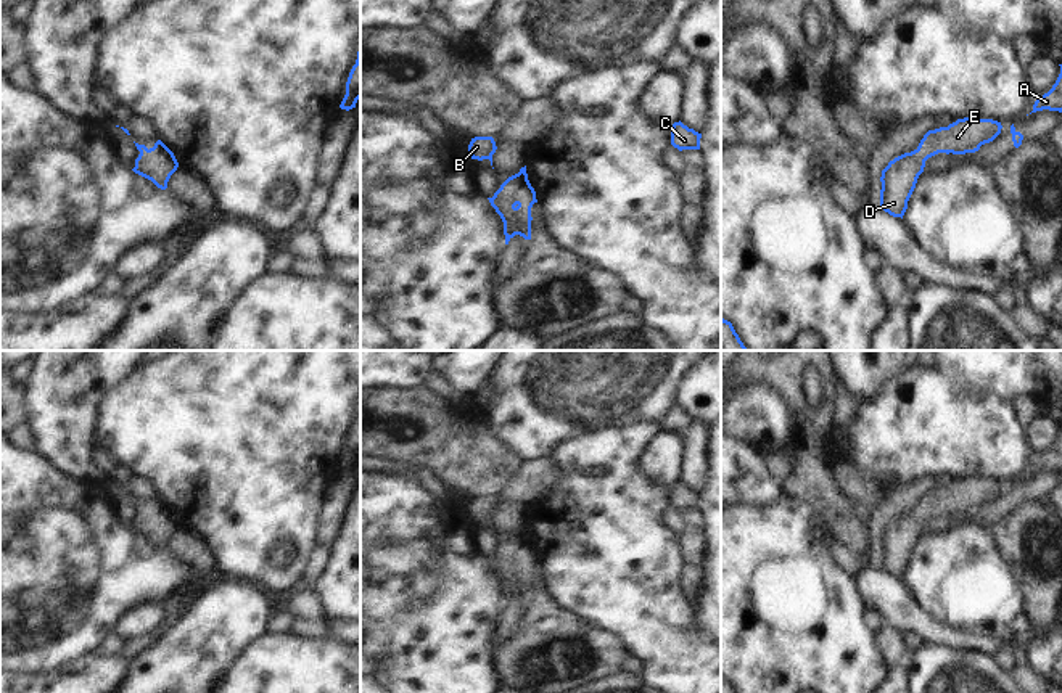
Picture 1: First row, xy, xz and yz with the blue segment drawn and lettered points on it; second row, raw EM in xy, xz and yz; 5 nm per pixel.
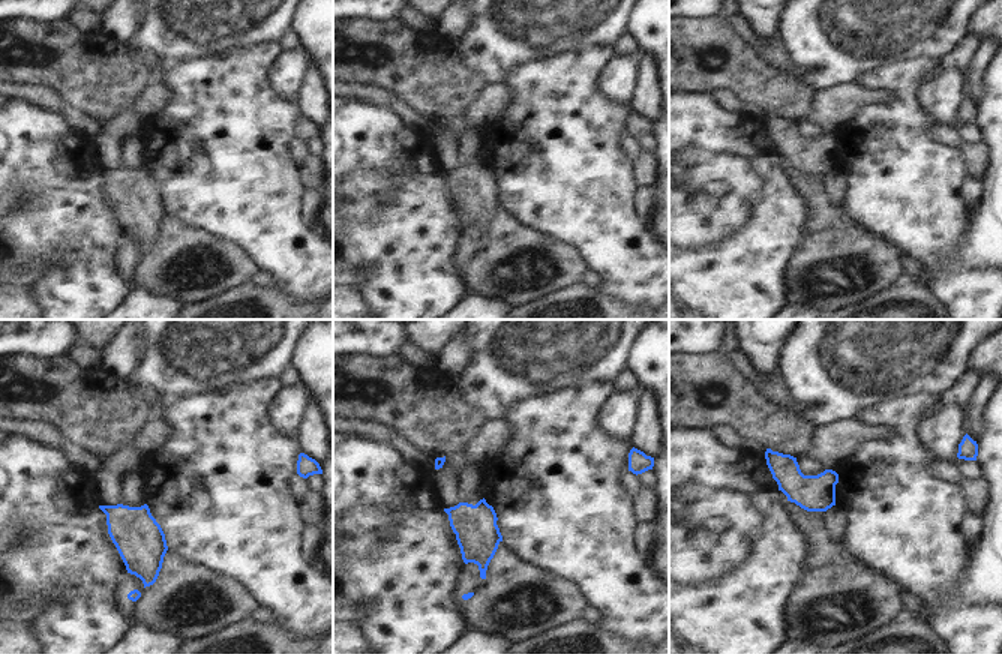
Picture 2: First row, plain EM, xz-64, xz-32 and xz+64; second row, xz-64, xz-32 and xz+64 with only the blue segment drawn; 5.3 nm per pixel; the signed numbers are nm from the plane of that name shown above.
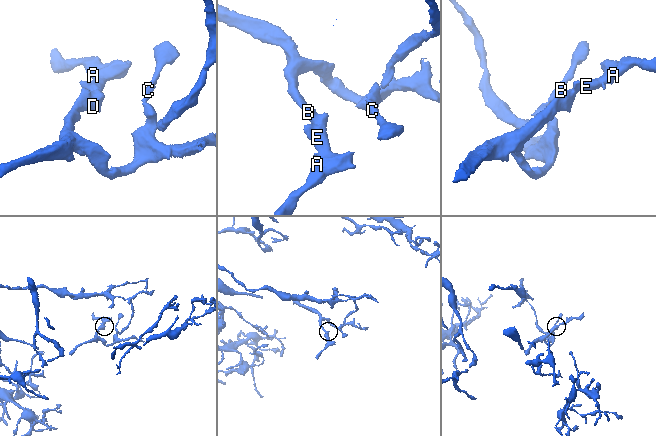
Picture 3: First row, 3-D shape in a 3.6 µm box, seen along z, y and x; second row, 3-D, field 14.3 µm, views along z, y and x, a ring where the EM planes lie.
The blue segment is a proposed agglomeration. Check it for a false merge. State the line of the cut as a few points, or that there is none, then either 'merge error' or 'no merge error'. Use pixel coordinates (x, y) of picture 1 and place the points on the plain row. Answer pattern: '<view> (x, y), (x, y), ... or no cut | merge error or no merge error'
no cut | no merge error

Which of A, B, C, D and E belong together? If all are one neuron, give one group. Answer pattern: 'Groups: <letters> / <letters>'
Groups: A B C D E.

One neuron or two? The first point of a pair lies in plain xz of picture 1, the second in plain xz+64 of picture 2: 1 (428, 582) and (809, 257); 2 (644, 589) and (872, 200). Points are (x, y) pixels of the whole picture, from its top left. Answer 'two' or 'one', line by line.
1: two
2: one

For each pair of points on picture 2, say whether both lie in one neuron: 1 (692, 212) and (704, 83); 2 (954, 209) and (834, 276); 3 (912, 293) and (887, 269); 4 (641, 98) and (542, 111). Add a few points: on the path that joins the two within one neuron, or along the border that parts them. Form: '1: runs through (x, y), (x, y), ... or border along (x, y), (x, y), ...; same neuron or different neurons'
1: border along (684, 90), (698, 90), (710, 95); different neurons
2: border along (860, 227), (888, 239), (906, 254); different neurons
3: border along (908, 279), (870, 296); different neurons
4: border along (629, 102), (633, 110); different neurons

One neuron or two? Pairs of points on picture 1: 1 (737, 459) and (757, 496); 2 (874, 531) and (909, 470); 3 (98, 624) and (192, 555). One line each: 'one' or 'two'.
1: one
2: two
3: two

